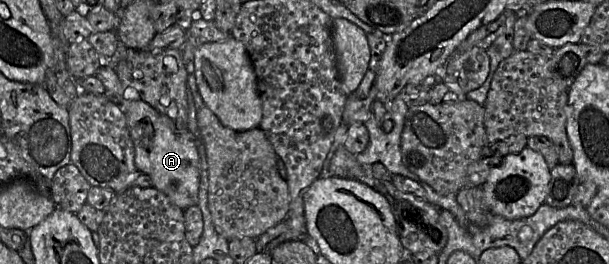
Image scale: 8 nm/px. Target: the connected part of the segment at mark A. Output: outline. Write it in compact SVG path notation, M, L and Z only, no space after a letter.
M109 64L100 66L94 75L105 86L105 96L116 103L126 116L130 137L135 148L135 166L140 173L149 176L152 187L164 193L169 200L185 211L198 204L200 187L200 157L196 137L186 129L178 129L168 116L159 113L142 100L124 98L122 86L114 68Z

